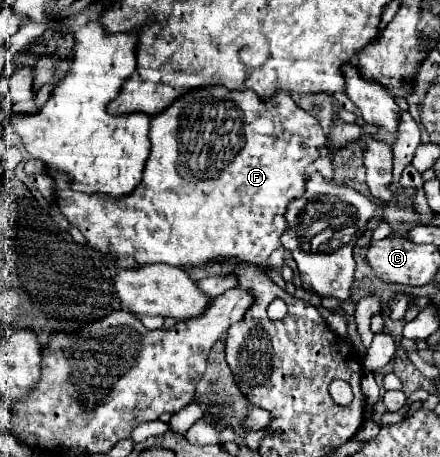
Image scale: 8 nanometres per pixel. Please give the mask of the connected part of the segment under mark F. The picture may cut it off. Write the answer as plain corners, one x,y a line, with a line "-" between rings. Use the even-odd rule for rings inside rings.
208,87
208,89
196,89
196,91
186,93
184,97
174,101
168,109
154,115
152,123
150,123
150,141
152,141
152,151
146,161
142,181
140,181
138,189
132,195
128,195
128,199
120,199
120,203
112,203
112,199
96,199
96,195
80,195
80,193
72,191
68,187
68,183
64,183
64,179
56,181
56,203
58,203
60,211
68,217
70,225
76,225
94,249
114,255
120,269
132,269
132,267
140,267
140,265
148,265
148,263
198,267
198,265
206,265
214,259
222,259
222,261
236,259
236,261
256,263
256,265
266,263
270,253
280,247
280,235
286,231
286,219
284,219
286,205
304,193
306,167
320,157
320,149
328,145
328,135
324,133
320,123
310,113
300,109
290,99
288,93
280,93
280,95
276,95
276,99
270,99
270,103
264,103
262,99
256,99
256,95
252,95
252,91
228,93
228,91
224,91
224,87

